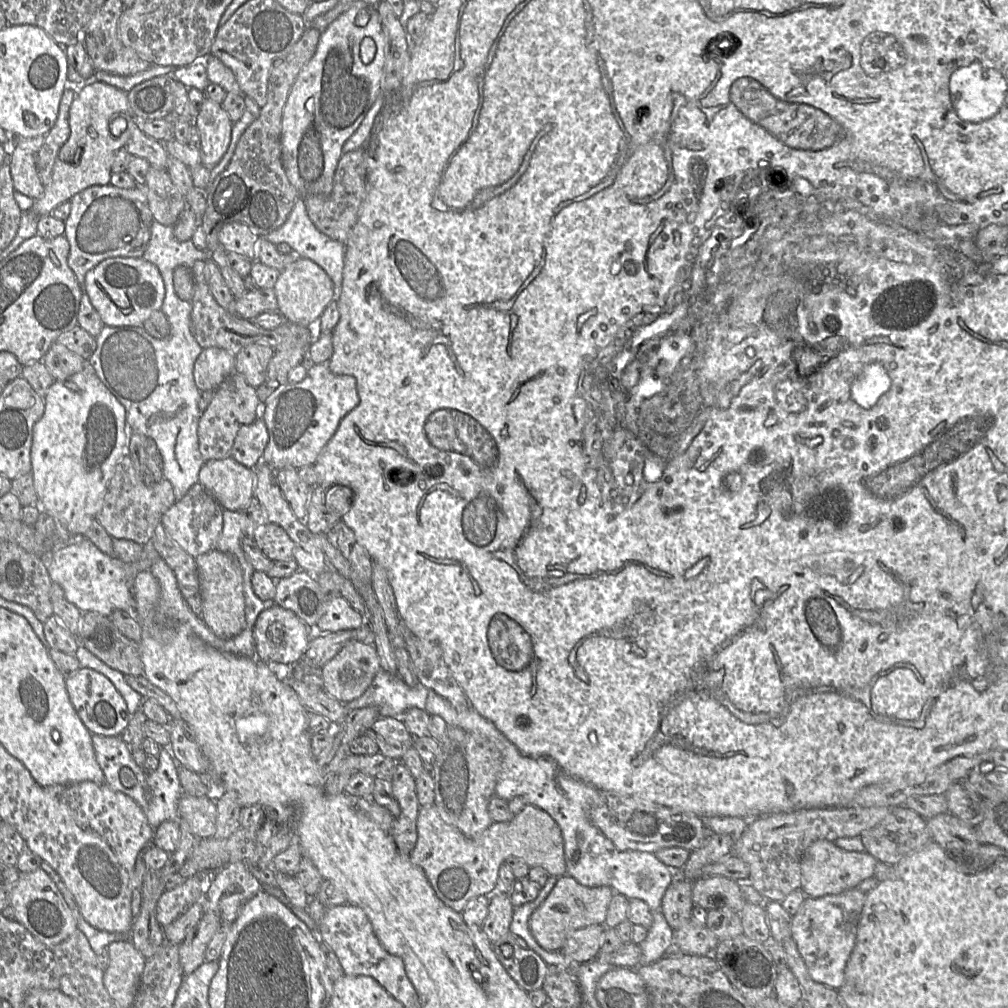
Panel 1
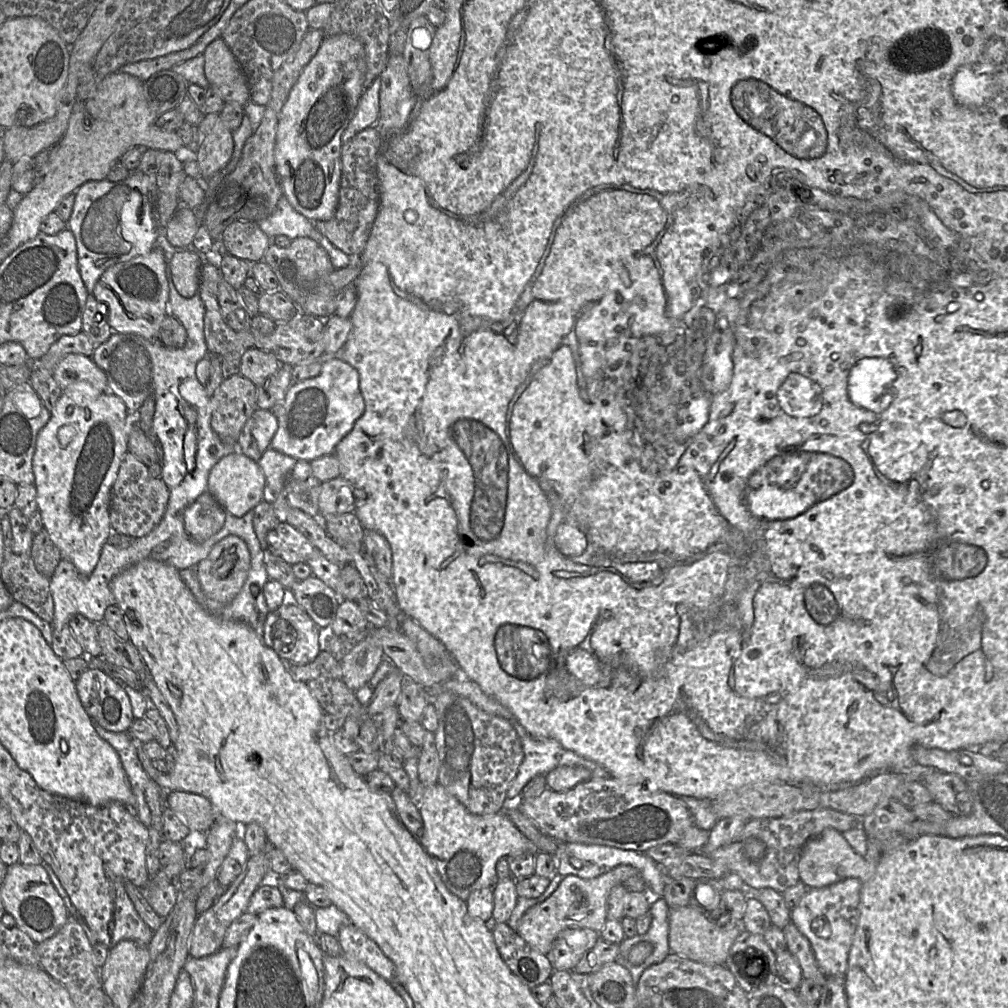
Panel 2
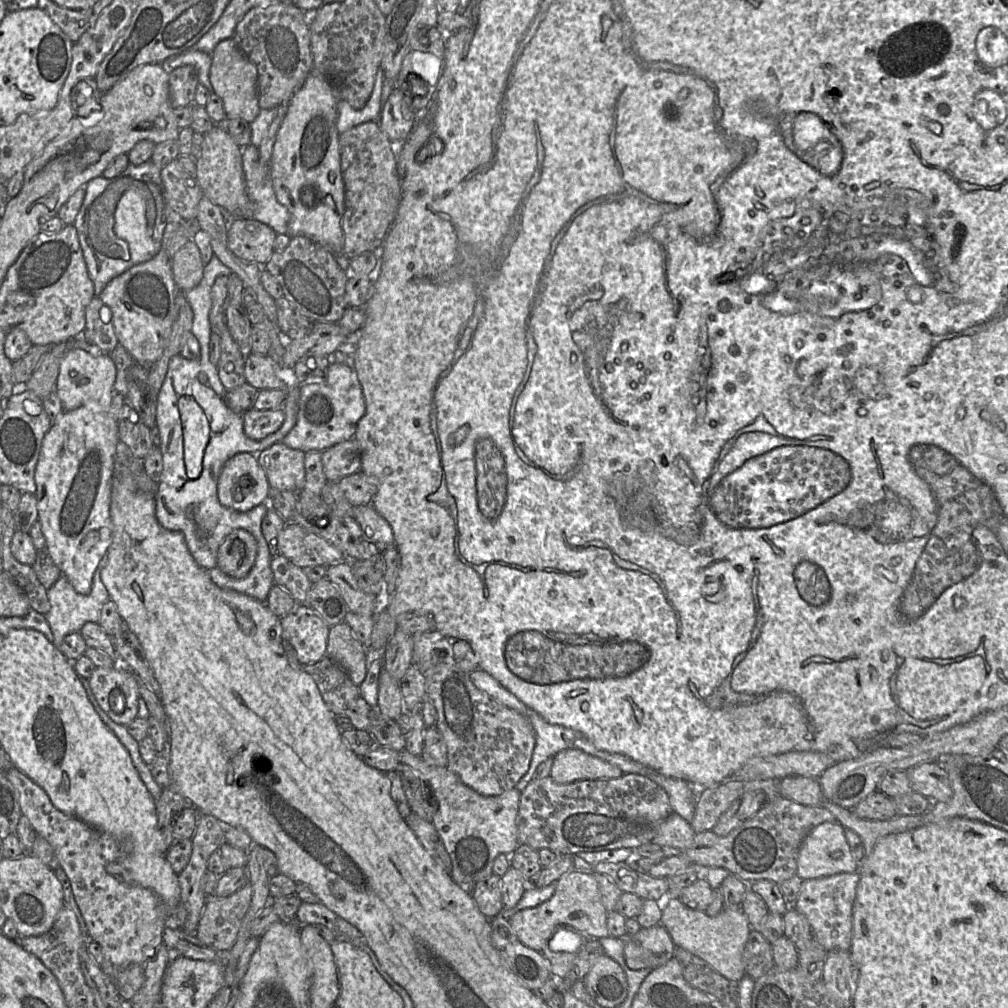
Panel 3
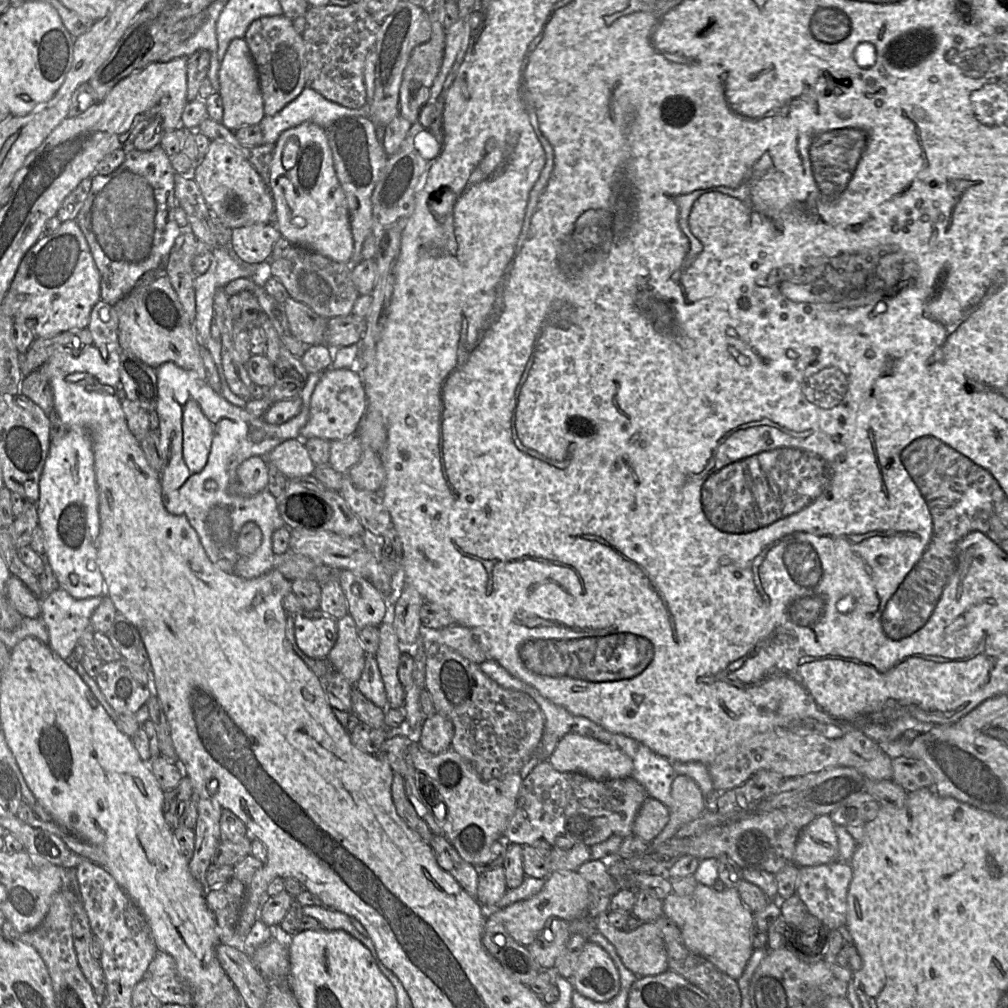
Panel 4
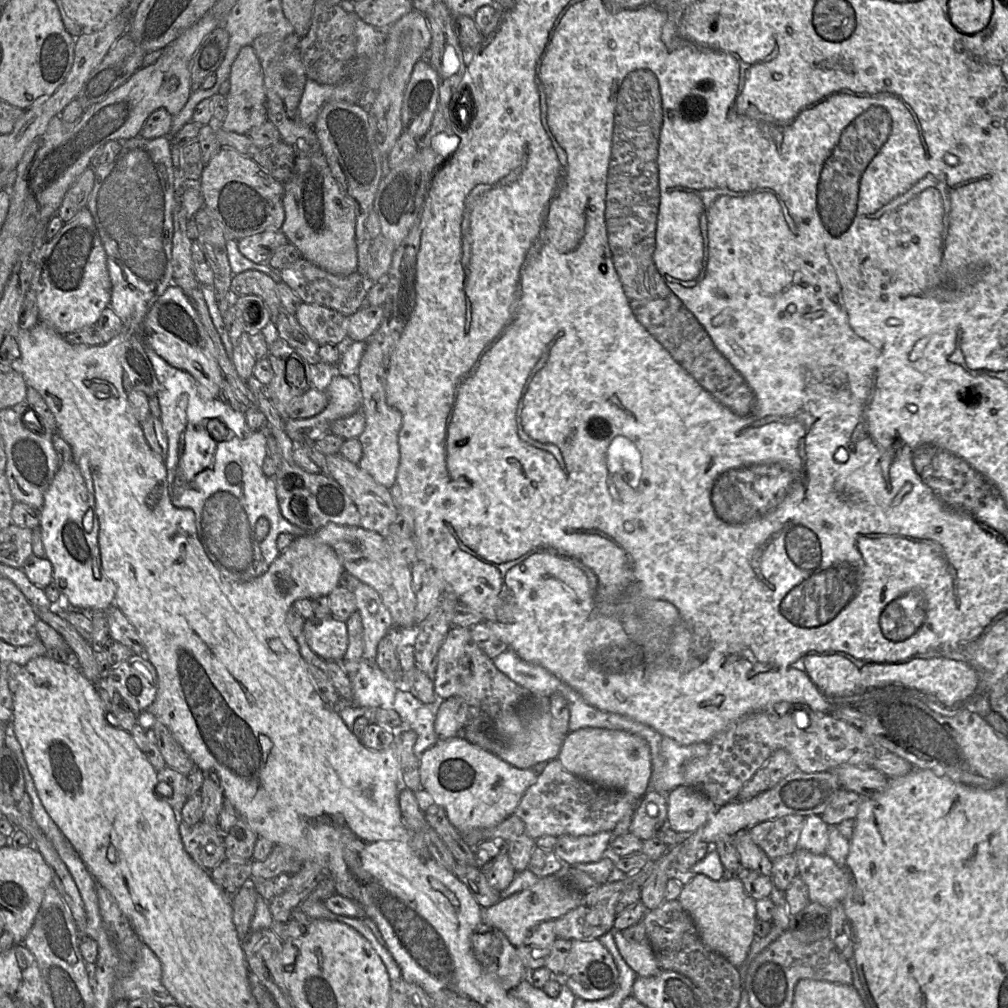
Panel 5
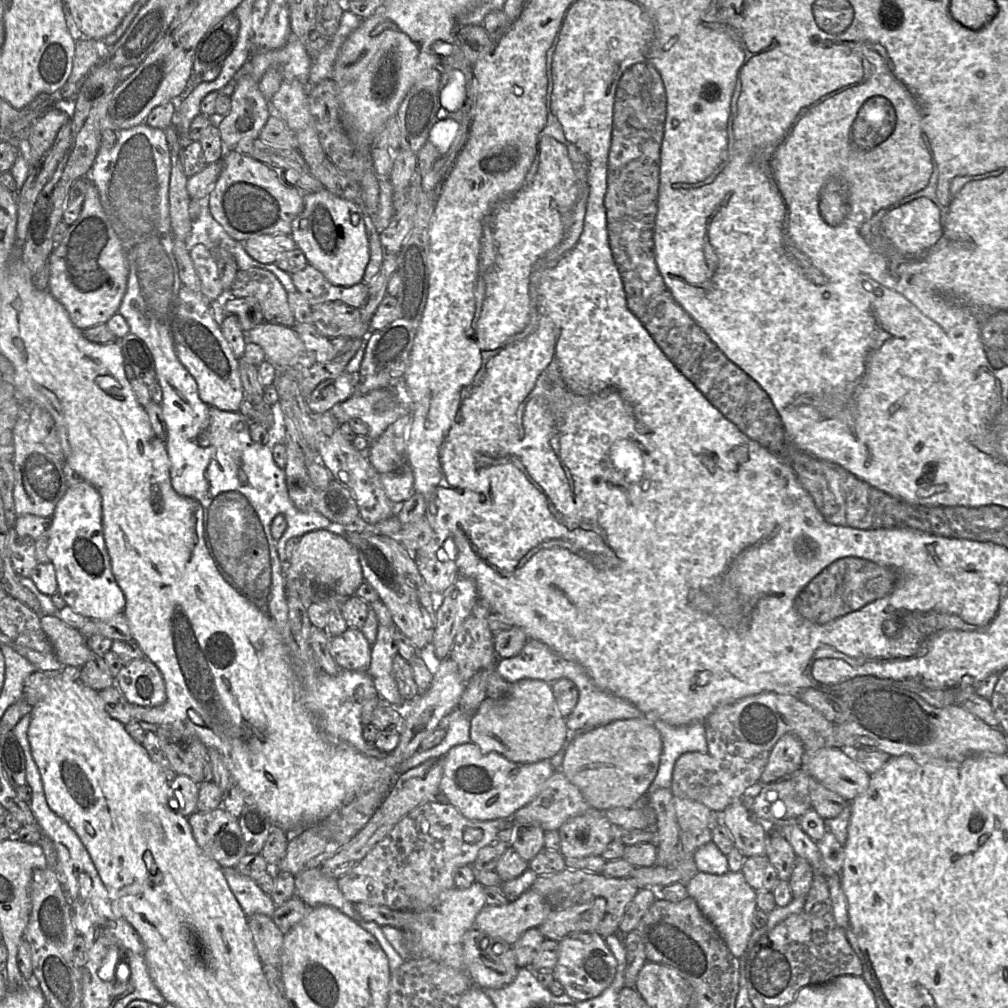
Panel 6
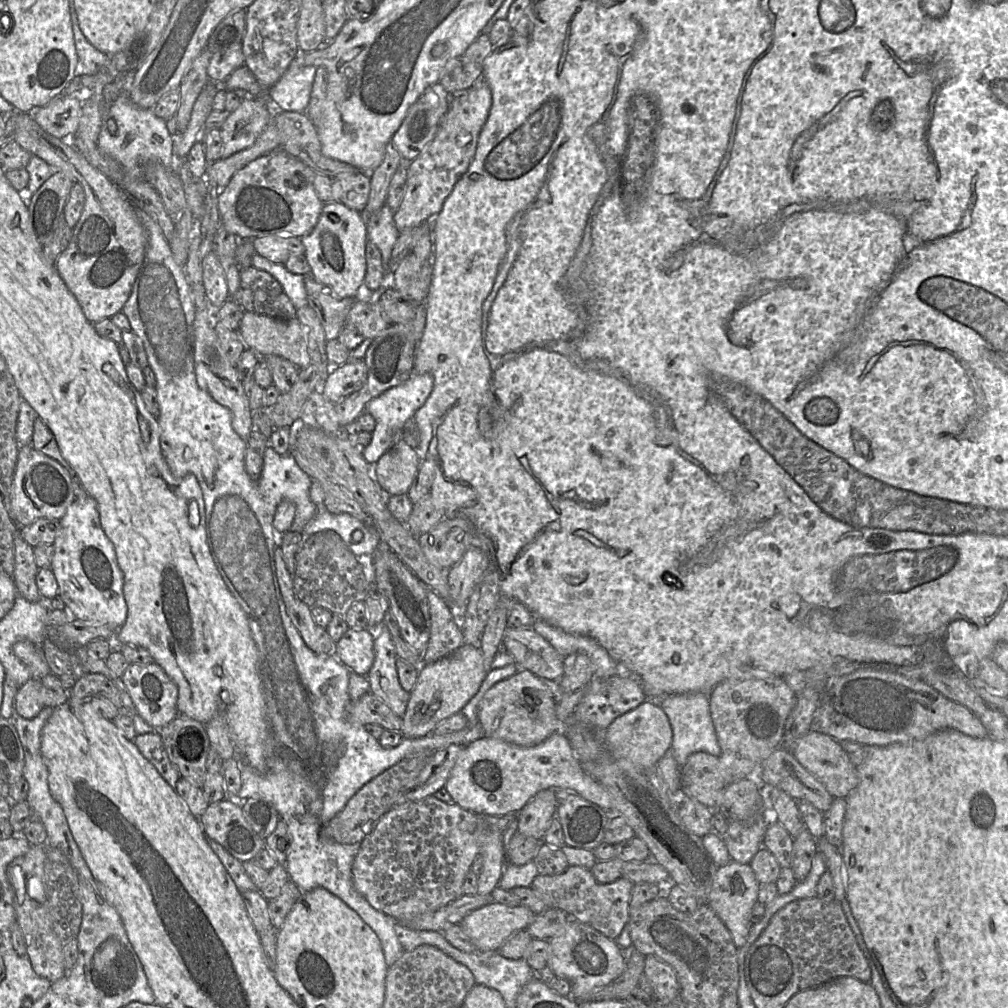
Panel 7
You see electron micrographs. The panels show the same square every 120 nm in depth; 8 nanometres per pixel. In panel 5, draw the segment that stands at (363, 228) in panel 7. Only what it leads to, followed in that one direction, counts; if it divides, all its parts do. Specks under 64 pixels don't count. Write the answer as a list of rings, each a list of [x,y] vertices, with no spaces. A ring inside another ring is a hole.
[[[323,154],[295,159],[294,174],[284,185],[283,207],[285,220],[281,231],[288,241],[297,247],[302,258],[335,275],[349,275],[357,272],[358,254],[355,239],[356,213],[353,203],[343,194],[340,185]]]

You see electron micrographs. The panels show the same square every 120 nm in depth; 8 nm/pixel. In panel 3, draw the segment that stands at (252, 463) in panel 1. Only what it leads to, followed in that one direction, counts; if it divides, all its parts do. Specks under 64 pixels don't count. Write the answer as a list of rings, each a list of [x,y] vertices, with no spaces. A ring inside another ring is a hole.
[[[282,407],[268,410],[250,408],[243,414],[245,435],[252,440],[262,440],[275,433],[285,420]]]

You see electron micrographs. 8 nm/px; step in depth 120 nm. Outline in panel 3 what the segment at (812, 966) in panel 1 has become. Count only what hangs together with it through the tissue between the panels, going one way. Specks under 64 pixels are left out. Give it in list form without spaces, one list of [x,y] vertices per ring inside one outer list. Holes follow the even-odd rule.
[[[858,871],[803,880],[794,908],[809,922],[813,938],[827,951],[850,950],[853,929],[853,904],[860,876]]]

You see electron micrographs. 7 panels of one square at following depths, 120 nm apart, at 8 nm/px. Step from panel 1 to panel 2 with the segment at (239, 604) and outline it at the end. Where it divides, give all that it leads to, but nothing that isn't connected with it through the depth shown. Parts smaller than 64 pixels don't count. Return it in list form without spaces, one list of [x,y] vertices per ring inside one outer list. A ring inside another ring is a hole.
[[[229,535],[217,542],[195,571],[205,596],[221,605],[229,604],[242,589],[250,569],[251,557],[247,544],[240,537]]]

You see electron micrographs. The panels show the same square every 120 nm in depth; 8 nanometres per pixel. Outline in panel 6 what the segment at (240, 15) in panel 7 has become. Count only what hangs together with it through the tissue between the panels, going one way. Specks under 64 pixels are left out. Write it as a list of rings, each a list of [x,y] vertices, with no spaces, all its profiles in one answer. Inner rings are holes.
[[[228,14],[210,28],[200,41],[193,63],[193,72],[200,78],[215,66],[222,66],[232,53],[240,29],[240,21],[234,14]]]

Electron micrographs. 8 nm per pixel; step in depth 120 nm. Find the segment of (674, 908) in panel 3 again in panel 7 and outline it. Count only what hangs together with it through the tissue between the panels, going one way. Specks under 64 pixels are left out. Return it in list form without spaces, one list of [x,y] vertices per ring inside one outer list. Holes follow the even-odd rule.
[[[730,860],[724,866],[719,867],[716,873],[707,905],[723,921],[738,949],[746,943],[752,925],[750,915],[758,899],[759,886],[760,883],[750,864],[742,864]]]

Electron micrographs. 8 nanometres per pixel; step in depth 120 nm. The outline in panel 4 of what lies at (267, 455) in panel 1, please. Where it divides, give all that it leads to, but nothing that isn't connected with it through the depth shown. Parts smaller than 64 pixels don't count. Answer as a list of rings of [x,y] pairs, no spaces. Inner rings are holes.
[[[357,367],[351,369],[330,368],[322,373],[310,400],[306,425],[300,432],[303,441],[310,438],[322,438],[335,441],[355,435],[367,409],[367,398],[362,377]]]

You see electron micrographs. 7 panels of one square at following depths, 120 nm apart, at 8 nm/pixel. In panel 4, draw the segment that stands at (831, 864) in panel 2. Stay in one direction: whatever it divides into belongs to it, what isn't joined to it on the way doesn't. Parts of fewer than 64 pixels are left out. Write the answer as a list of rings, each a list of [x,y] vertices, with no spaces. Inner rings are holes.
[[[819,815],[801,832],[794,851],[798,867],[818,866],[839,860],[835,824],[829,815]]]

